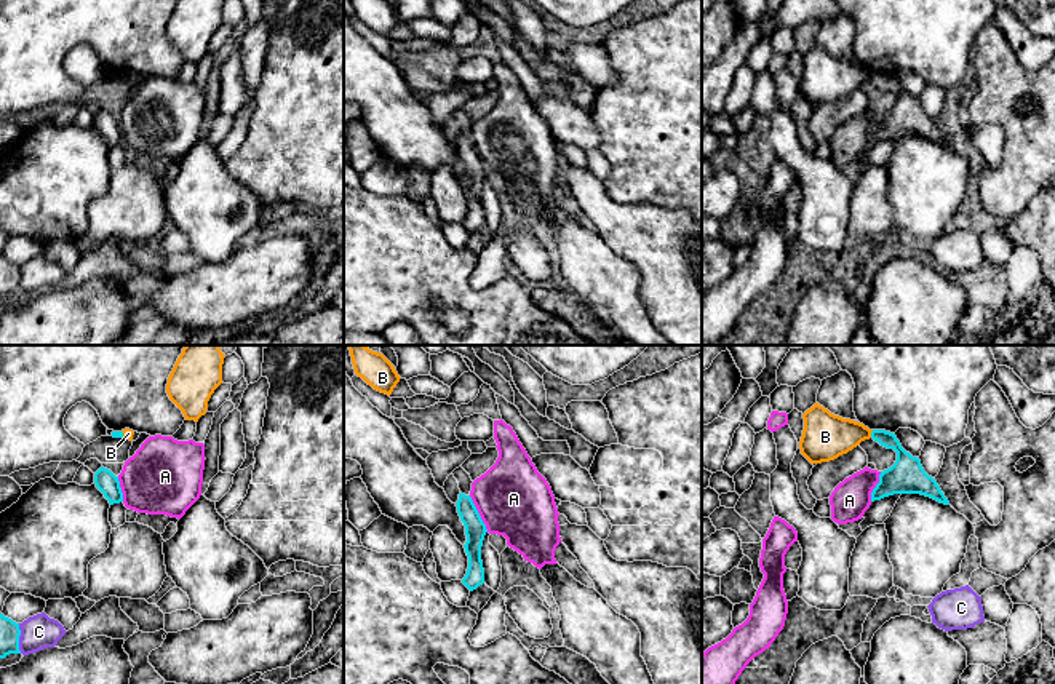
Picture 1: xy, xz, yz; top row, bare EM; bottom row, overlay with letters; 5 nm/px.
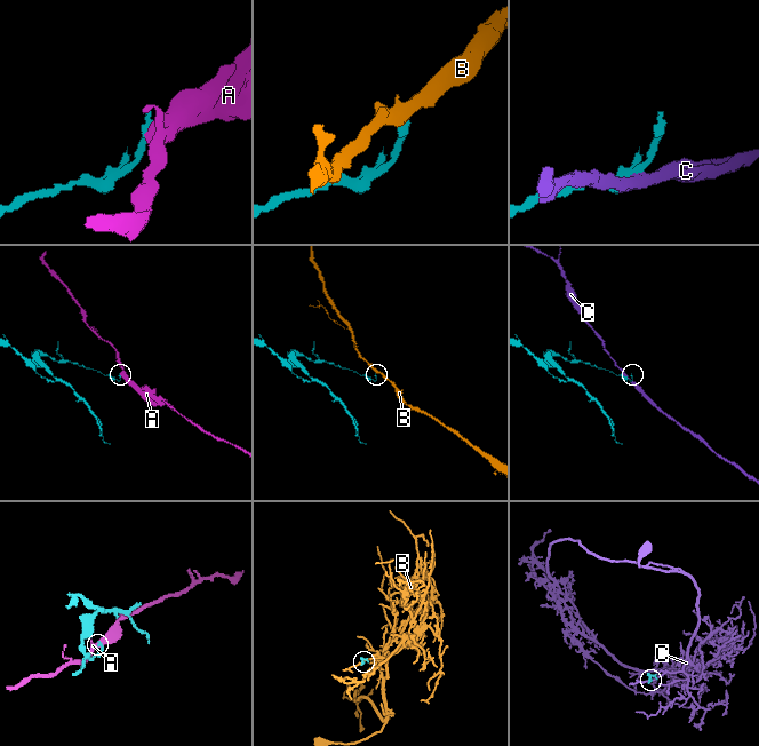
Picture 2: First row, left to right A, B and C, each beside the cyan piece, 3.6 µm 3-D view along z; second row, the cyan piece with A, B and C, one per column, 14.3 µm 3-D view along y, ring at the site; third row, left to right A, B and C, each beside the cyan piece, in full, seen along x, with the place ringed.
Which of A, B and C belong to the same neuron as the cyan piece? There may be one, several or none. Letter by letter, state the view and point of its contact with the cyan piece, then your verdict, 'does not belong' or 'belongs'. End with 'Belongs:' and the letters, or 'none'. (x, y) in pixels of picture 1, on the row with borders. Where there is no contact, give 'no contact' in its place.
A: xz (478, 513) | does not belong
B: yz (871, 433) | does not belong
C: xy (18, 638) | does not belong
Belongs: none

